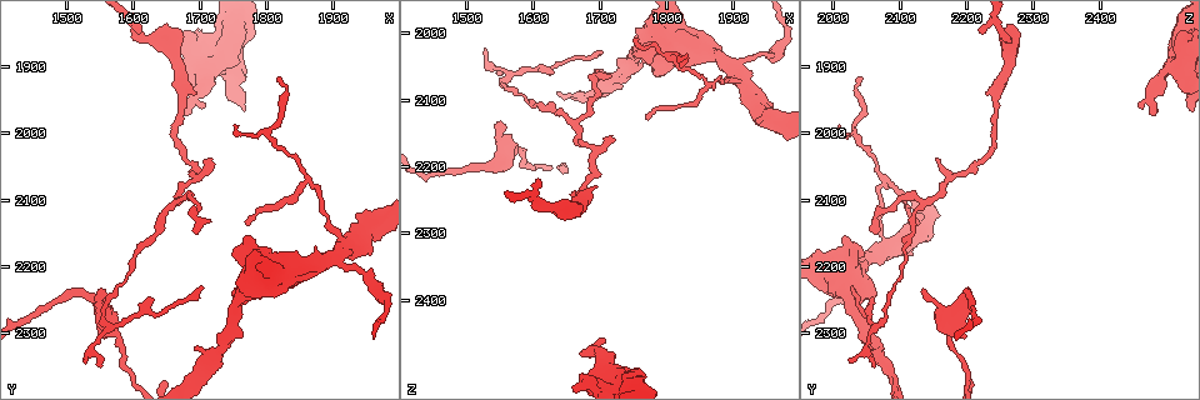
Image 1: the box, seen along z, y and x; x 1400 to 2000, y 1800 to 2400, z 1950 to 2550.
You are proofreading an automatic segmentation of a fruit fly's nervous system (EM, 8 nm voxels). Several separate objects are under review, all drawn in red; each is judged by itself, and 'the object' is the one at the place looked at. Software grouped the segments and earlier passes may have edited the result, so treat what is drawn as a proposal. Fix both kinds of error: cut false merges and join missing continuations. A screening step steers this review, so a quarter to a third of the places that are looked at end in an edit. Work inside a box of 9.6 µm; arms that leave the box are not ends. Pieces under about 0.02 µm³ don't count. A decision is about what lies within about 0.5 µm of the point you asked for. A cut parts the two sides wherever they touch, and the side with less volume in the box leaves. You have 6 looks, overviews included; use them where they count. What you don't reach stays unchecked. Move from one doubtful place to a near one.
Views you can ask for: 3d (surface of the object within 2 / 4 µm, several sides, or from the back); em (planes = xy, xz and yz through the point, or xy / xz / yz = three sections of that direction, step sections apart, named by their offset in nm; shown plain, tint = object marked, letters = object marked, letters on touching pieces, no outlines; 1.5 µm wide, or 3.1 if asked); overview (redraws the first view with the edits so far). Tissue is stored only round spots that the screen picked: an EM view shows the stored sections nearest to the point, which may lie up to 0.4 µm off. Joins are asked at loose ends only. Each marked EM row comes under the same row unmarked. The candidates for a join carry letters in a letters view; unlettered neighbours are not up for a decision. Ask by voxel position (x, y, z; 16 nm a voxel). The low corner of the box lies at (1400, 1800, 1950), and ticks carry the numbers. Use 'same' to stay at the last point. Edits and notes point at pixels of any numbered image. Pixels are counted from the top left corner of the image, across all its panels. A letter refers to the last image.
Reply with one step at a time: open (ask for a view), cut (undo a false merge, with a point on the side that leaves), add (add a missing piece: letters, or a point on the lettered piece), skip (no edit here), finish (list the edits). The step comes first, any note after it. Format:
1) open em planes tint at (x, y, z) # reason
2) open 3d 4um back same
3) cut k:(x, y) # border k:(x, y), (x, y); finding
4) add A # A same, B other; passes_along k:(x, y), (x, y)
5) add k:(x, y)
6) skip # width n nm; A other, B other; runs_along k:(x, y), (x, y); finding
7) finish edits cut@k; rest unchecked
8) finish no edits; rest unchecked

open 3d 2um at (1550, 2230, 2130) # branch stops here

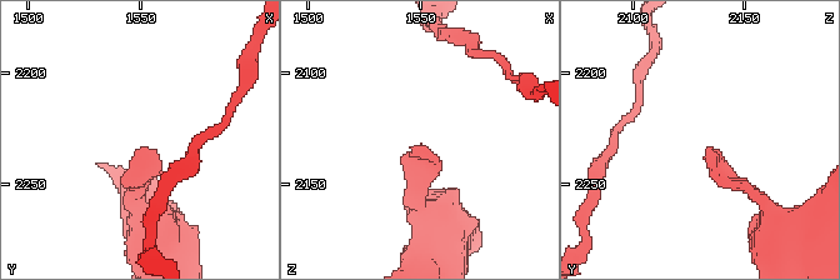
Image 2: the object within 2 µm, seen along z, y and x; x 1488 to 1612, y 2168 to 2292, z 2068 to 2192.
open em planes letters at (1549, 2234, 2134) # shape alone is not enough

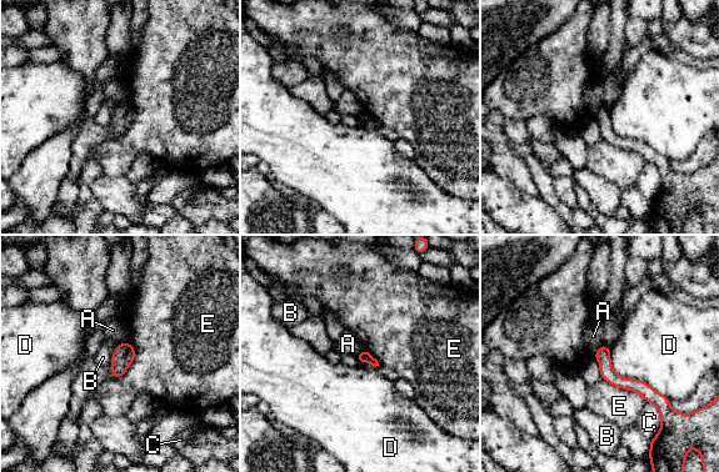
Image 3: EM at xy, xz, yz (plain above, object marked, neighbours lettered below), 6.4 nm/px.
skip # A other, B other, C other, D other, E other; border 3:(603, 344), (594, 356); none of them fits

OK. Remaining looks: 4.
open 3d 4um at (1955, 2220, 2035)

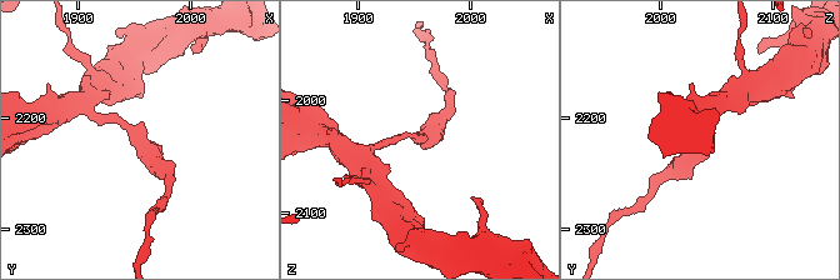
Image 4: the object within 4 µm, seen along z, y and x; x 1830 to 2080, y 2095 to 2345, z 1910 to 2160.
open em xy step 4 tint at (1952, 2220, 2030)

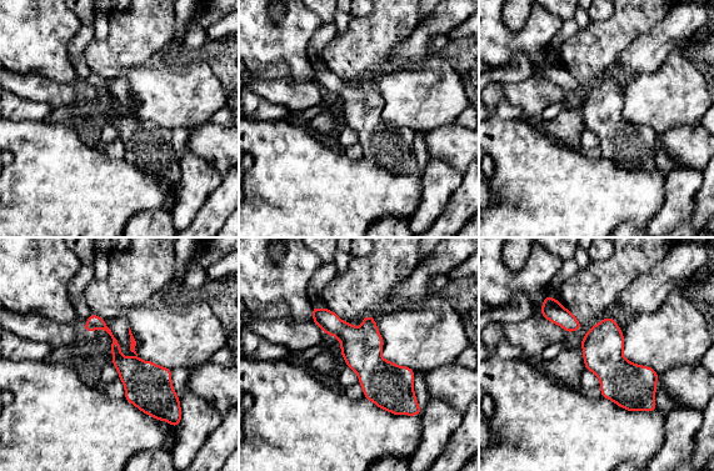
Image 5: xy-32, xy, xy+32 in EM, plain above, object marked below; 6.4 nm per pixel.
open em planes letters same

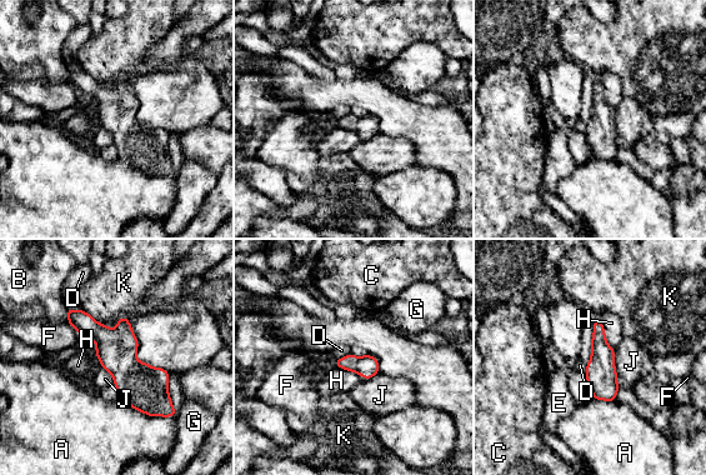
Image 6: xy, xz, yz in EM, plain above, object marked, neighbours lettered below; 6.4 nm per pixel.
skip # width 140 nm; A other, B other, C other, D other, E other, F other, G other, H other, J other, K other; border 6:(350, 353), (335, 361); all the same cell

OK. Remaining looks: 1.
finish no edits; rest unchecked

